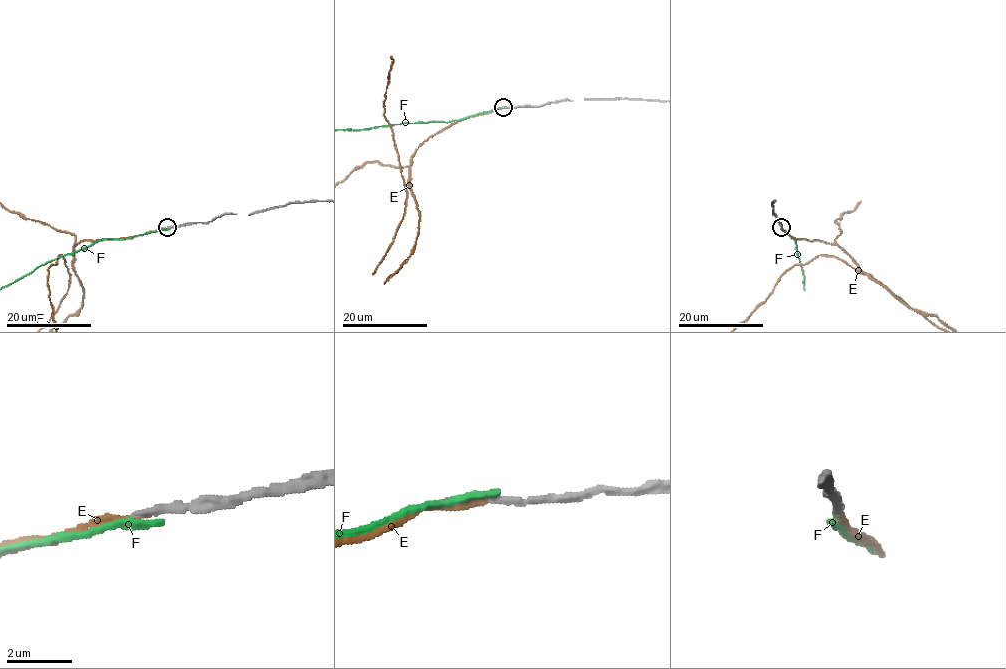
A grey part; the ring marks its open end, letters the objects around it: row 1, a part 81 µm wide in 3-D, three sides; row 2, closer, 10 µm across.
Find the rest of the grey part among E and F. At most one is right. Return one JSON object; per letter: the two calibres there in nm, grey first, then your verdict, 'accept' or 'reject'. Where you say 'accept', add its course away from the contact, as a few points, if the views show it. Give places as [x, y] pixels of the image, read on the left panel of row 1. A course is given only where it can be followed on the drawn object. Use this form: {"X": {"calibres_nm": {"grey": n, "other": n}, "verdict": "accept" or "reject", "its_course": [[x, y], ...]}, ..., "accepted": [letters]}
{"E": {"calibres_nm": {"grey": 240, "other": 200}, "verdict": "accept"}, "F": {"calibres_nm": {"grey": 190, "other": 280}, "verdict": "reject"}, "accepted": ["E"]}

